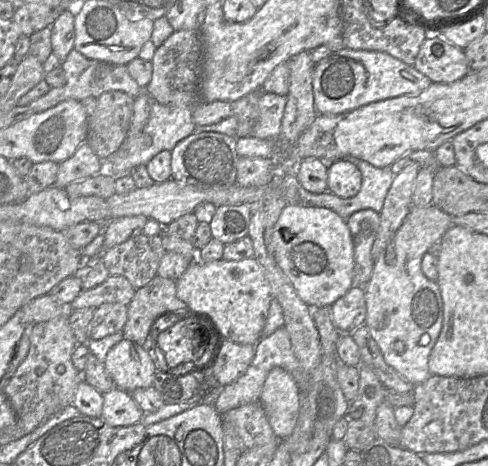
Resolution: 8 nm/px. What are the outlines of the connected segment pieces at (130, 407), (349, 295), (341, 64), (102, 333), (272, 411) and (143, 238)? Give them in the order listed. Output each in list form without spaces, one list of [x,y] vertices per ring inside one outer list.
[[[113,388],[103,394],[103,408],[100,418],[109,426],[131,426],[141,422],[144,415],[130,393],[119,388]]]
[[[352,287],[330,307],[331,319],[340,333],[351,334],[365,324],[366,301],[364,287]]]
[[[349,48],[332,52],[327,58],[316,63],[312,75],[314,105],[317,113],[333,116],[353,111],[374,102],[420,93],[427,89],[431,83],[430,79],[417,71],[413,65],[407,65],[385,52]]]
[[[118,302],[100,305],[89,324],[88,340],[99,340],[123,331],[127,318],[127,305]]]
[[[273,368],[264,382],[259,401],[269,424],[279,440],[293,432],[299,415],[300,389],[292,374]]]
[[[142,233],[103,251],[102,260],[110,275],[126,277],[137,290],[157,275],[165,253],[161,234]]]

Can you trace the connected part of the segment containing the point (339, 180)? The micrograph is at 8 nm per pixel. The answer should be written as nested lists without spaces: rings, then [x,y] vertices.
[[[340,159],[328,162],[328,192],[340,198],[352,198],[362,185],[362,174],[353,160]]]

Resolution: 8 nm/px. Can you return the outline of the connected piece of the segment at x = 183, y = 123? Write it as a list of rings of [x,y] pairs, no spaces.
[[[150,96],[150,115],[143,130],[136,137],[126,137],[115,153],[103,160],[104,171],[114,176],[129,174],[133,168],[146,165],[161,151],[172,151],[177,143],[192,133],[218,132],[236,137],[237,125],[238,120],[235,117],[228,117],[215,124],[196,126],[191,108],[162,105]]]

